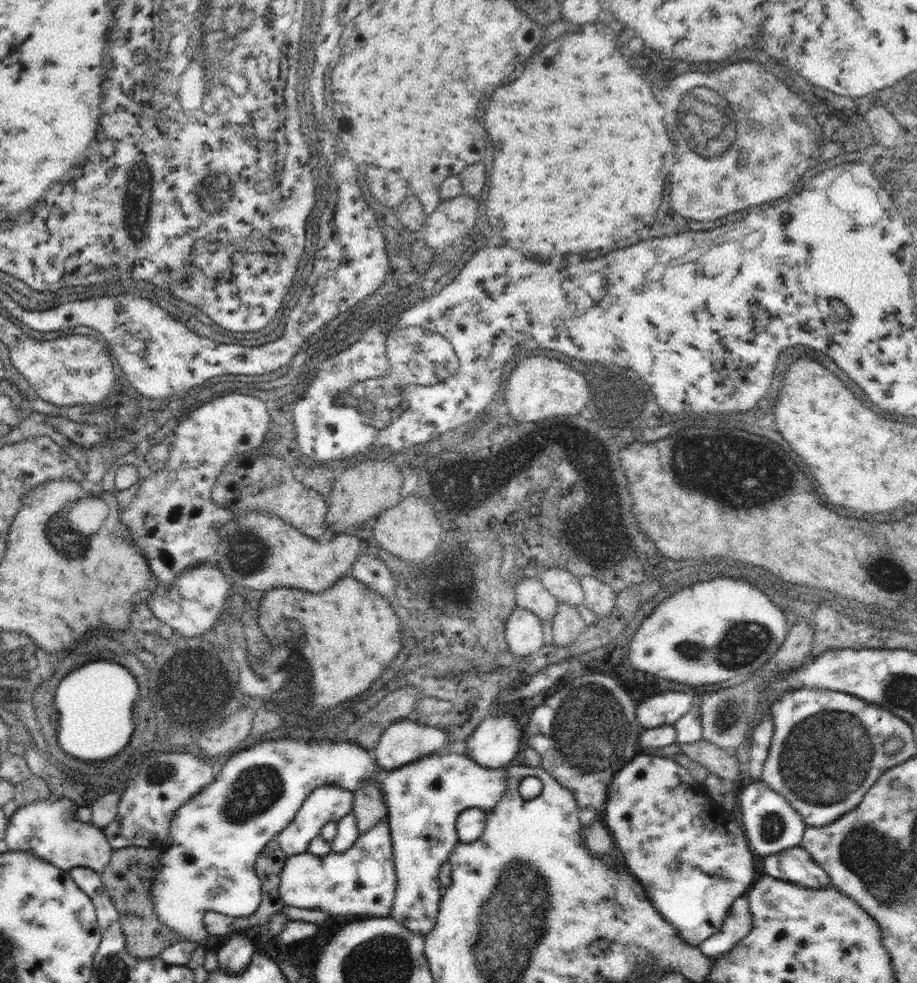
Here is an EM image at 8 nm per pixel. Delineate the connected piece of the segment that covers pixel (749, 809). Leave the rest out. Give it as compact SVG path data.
M761 778L757 782L747 784L739 794L739 812L741 812L741 828L747 836L747 842L751 846L751 852L767 858L781 850L789 850L801 844L805 834L805 824L799 818L799 814L787 804L787 800L771 790Z

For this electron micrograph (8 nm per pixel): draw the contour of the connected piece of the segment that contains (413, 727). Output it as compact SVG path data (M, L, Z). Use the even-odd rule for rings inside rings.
M395 722L383 728L379 742L371 754L377 766L385 770L395 770L403 764L419 760L423 756L435 754L449 742L449 734L439 728L419 726L419 722Z

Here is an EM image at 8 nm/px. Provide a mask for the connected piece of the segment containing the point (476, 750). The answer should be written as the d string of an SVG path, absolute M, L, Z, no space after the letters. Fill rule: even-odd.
M511 716L485 718L475 730L463 740L465 756L485 768L503 768L511 764L517 754L521 728Z

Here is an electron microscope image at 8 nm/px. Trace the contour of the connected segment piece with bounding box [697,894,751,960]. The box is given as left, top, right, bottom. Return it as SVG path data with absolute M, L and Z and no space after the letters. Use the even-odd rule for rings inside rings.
M743 894L731 904L729 914L719 926L719 930L715 930L709 938L697 944L697 948L705 958L715 960L721 954L727 954L749 932L751 932L751 910L749 910L749 898Z

